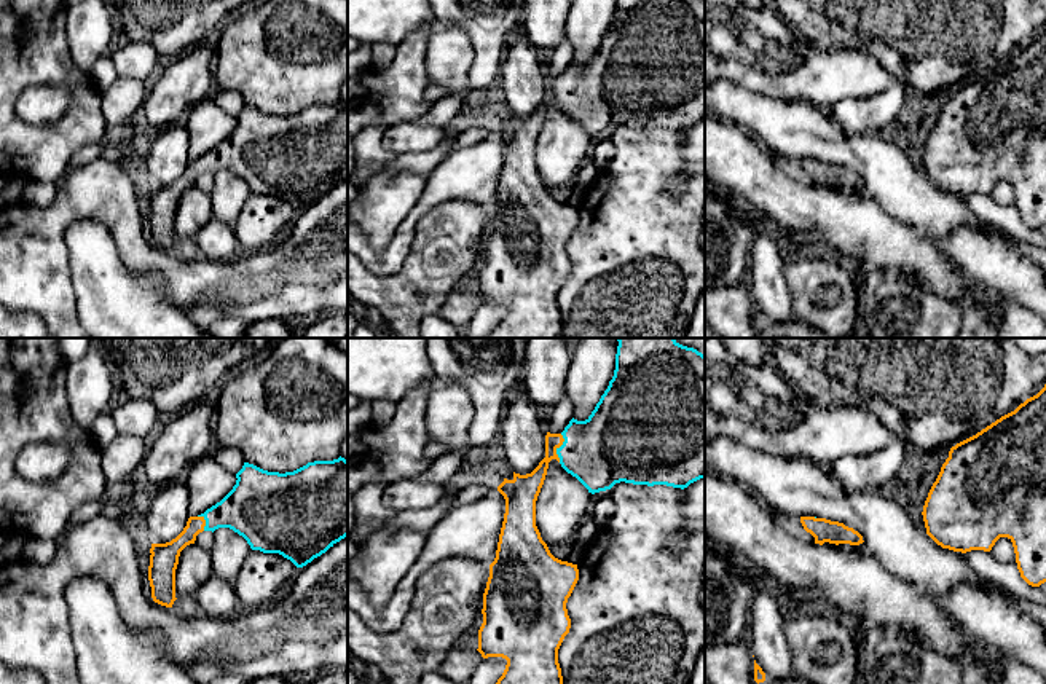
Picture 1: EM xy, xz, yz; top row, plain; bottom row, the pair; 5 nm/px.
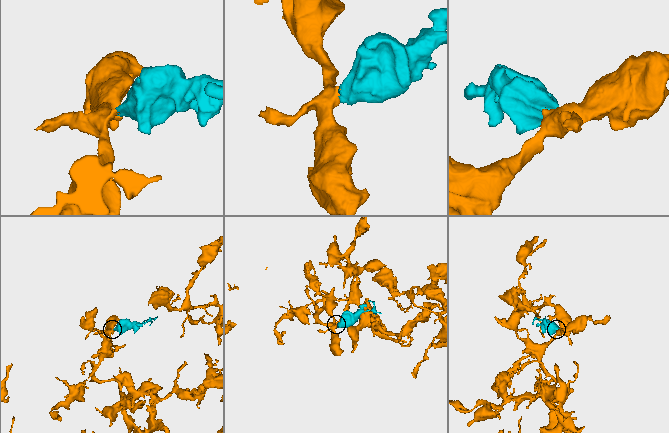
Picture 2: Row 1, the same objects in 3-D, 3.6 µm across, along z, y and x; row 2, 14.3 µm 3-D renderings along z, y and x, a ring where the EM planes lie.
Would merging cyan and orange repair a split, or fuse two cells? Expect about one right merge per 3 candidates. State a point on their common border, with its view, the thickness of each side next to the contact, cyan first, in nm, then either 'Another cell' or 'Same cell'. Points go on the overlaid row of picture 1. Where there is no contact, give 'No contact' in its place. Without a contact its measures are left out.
Touches cyan at xz (558, 448). Thickness 360 nm (cyan) against 130 nm. Same cell

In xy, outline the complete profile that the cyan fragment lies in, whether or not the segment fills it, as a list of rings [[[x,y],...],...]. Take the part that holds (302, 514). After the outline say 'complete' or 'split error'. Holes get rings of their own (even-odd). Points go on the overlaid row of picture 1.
[[[314,461],[293,472],[268,472],[244,462],[236,474],[236,485],[215,505],[198,517],[190,517],[183,531],[166,544],[151,544],[148,580],[155,603],[172,607],[175,598],[175,569],[180,552],[195,544],[203,531],[230,528],[242,536],[252,550],[279,553],[297,568],[314,558],[348,536],[348,461]]]; split error

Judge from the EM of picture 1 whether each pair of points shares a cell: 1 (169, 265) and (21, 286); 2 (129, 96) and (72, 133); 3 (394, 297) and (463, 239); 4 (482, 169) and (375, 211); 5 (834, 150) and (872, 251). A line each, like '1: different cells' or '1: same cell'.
1: same cell
2: different cells
3: same cell
4: different cells
5: different cells

